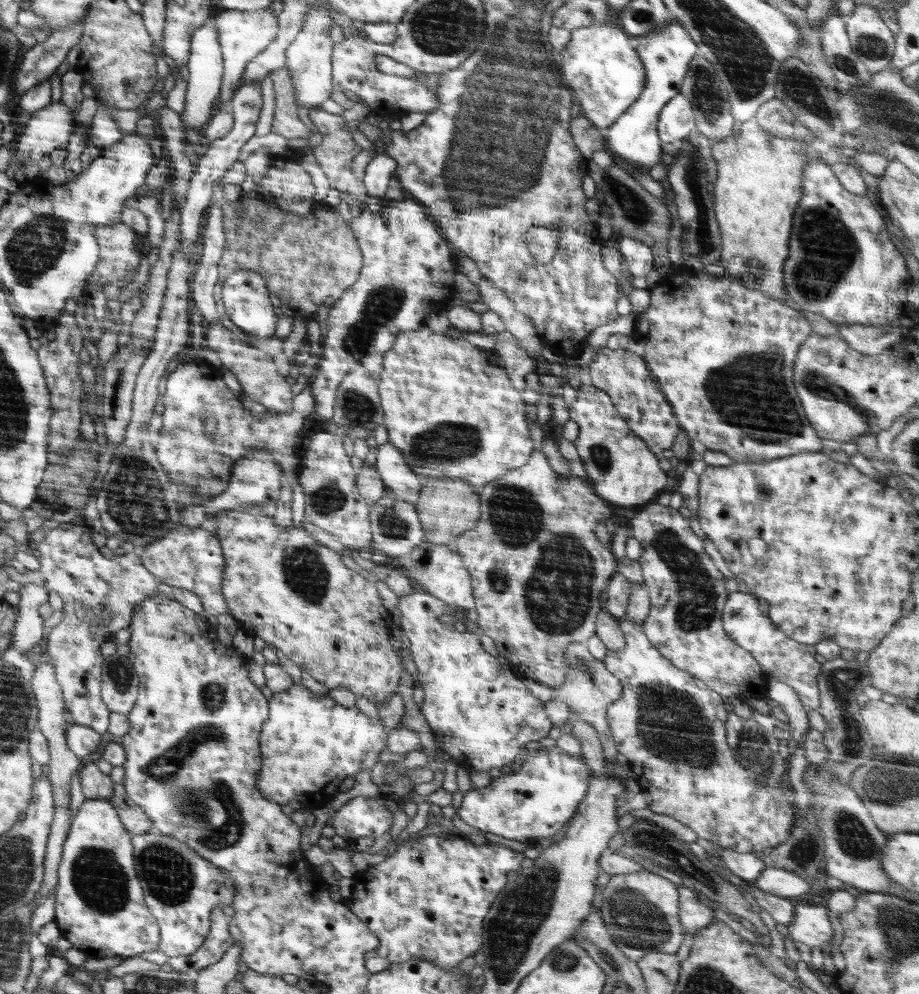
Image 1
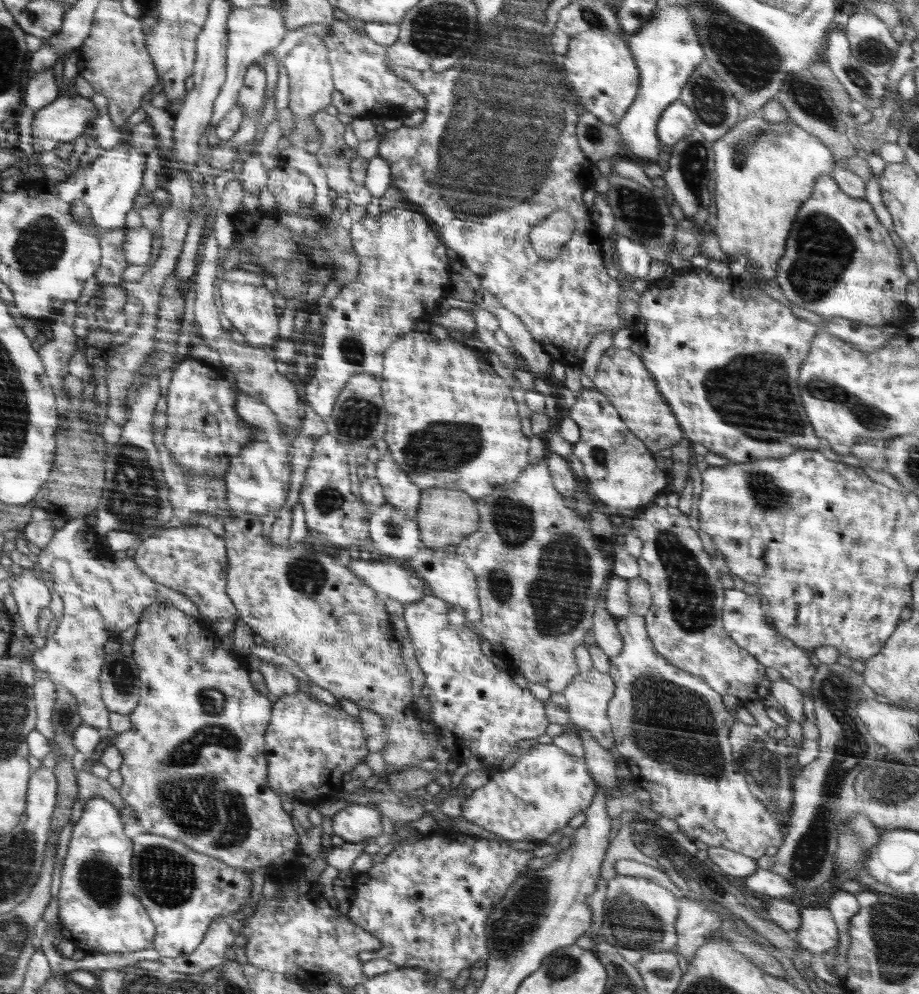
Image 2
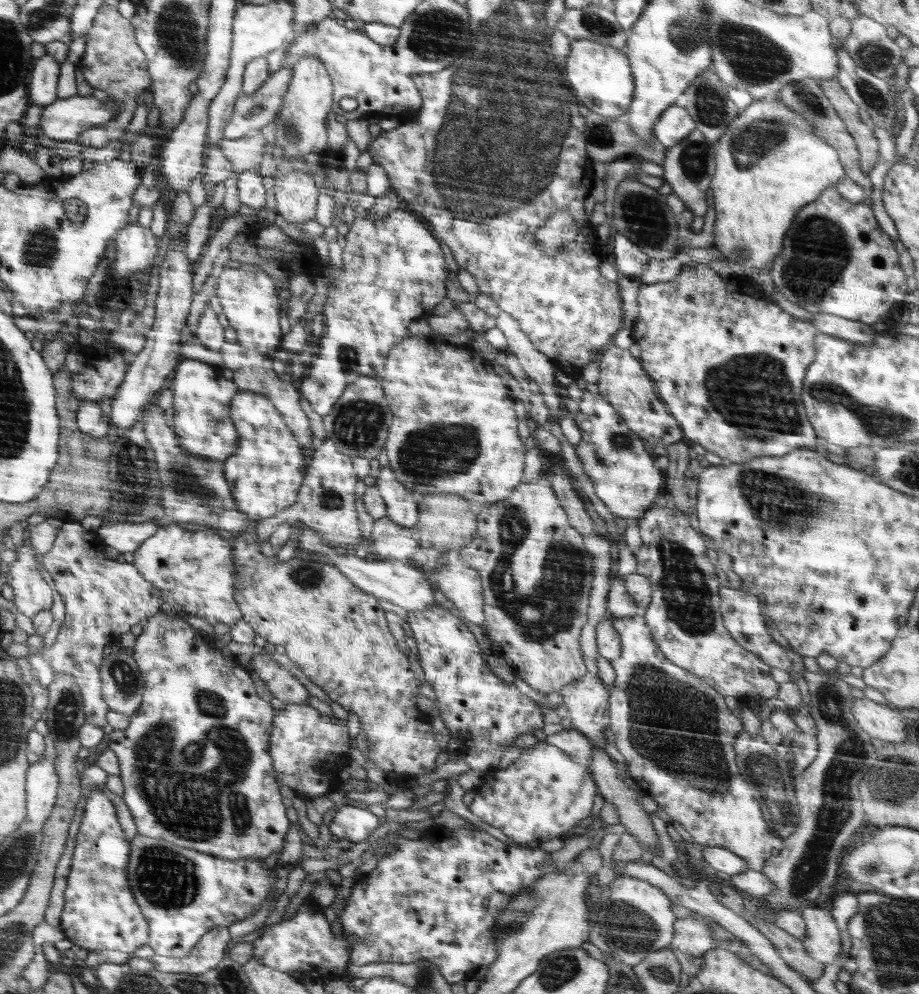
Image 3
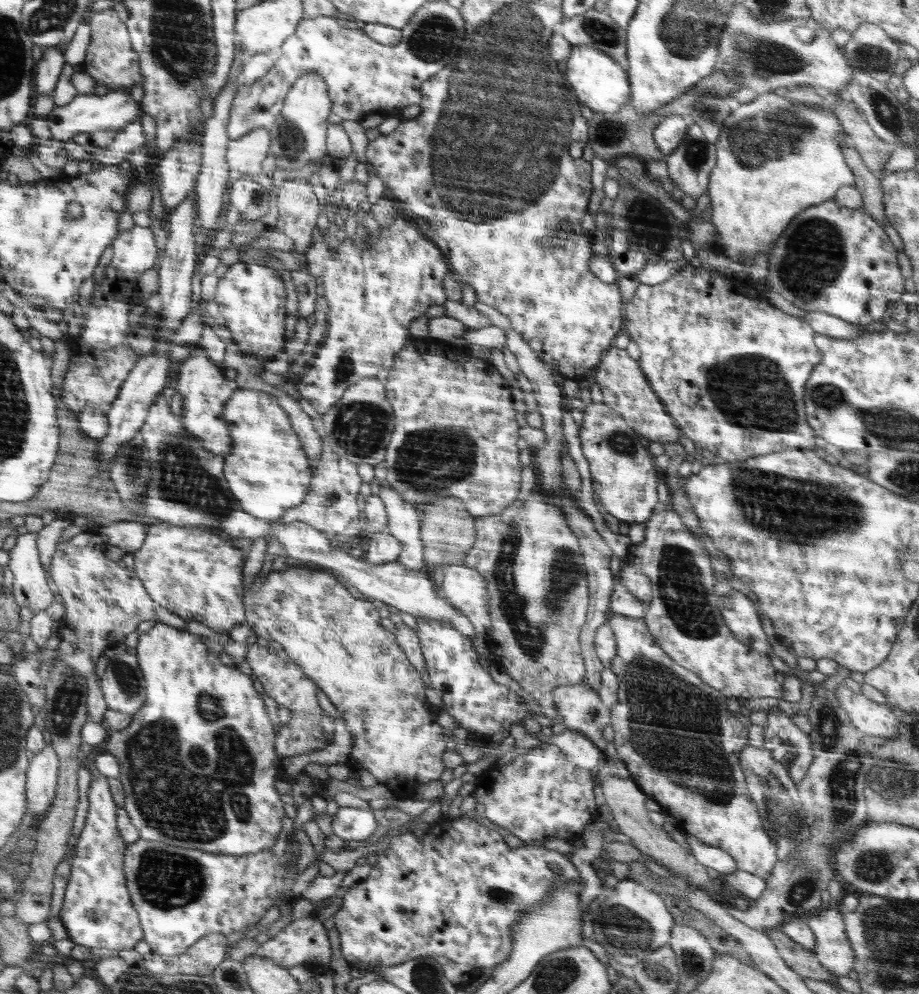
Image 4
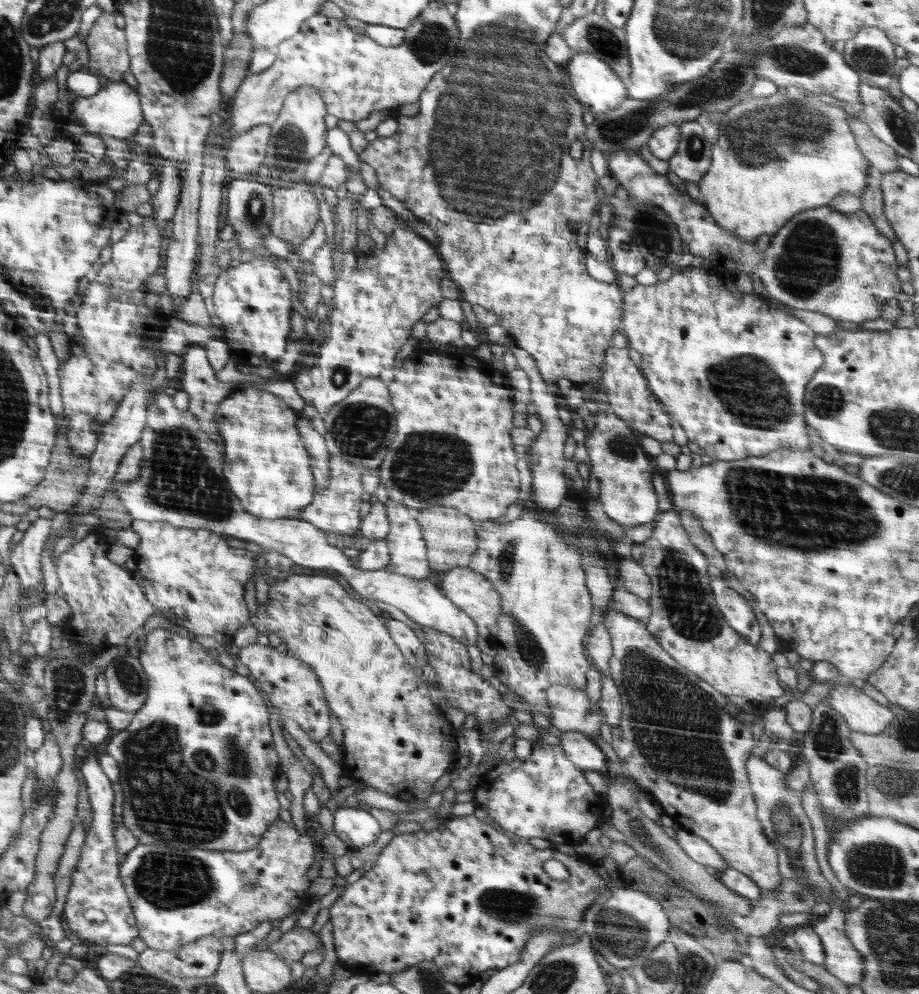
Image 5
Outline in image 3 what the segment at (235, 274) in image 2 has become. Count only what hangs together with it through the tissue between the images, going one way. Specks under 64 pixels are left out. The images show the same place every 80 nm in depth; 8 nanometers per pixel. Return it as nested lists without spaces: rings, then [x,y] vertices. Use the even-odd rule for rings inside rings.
[[[225,266],[217,278],[216,295],[222,305],[222,314],[228,319],[229,325],[236,330],[237,340],[244,347],[272,356],[280,342],[282,342],[282,330],[278,326],[280,322],[280,298],[274,286],[274,280],[260,272],[248,272],[250,268],[238,268]]]

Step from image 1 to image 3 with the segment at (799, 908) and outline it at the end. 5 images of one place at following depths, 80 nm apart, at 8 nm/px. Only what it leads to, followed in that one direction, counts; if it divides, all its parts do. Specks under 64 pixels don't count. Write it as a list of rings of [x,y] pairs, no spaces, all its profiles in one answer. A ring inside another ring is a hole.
[[[810,906],[802,910],[801,915],[806,924],[806,937],[801,941],[809,956],[825,965],[837,962],[842,944],[832,912]]]

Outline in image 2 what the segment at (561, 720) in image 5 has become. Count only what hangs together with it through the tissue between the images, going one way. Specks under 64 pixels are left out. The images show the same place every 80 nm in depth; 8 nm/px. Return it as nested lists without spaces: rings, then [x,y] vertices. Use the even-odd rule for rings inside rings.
[[[578,645],[575,649],[576,662],[579,666],[578,674],[570,681],[570,684],[561,691],[566,698],[568,715],[570,716],[570,728],[586,729],[600,746],[610,751],[614,746],[611,722],[608,720],[607,709],[610,699],[614,696],[615,686],[613,678],[609,674],[594,668],[591,656],[586,645]]]

